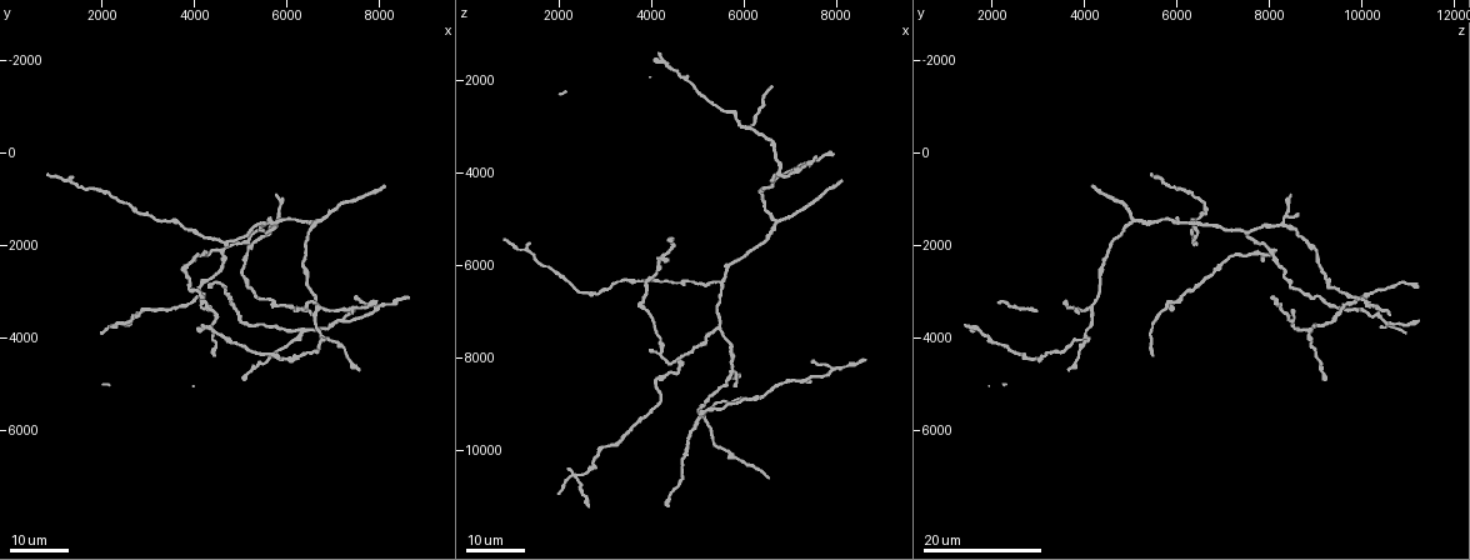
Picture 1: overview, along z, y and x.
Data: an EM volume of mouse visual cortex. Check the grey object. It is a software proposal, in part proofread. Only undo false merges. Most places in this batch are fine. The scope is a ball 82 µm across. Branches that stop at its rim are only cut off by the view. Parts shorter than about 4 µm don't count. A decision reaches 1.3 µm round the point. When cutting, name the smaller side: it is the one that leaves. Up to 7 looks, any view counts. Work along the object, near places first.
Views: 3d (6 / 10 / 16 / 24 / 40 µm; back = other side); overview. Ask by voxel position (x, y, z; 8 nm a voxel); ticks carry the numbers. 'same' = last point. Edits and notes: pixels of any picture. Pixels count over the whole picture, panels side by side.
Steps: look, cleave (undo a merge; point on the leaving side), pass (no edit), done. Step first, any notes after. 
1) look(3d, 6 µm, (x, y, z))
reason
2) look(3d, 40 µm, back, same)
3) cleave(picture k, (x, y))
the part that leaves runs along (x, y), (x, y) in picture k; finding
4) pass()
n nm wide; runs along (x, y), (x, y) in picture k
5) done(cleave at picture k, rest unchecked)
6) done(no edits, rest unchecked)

look(3d, 24 µm, (5750, 1550, 8300))
arms part here

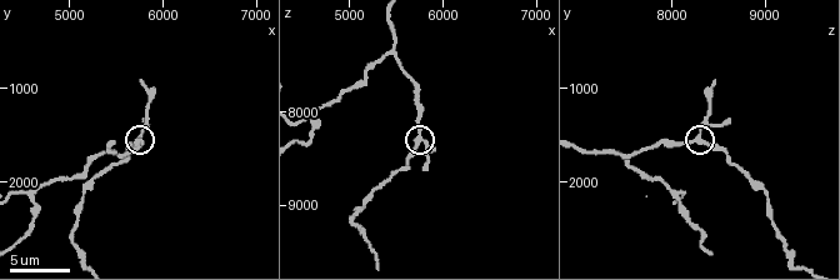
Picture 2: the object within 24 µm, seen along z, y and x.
look(3d, 6 µm, (5700, 1550, 8300))
closer look

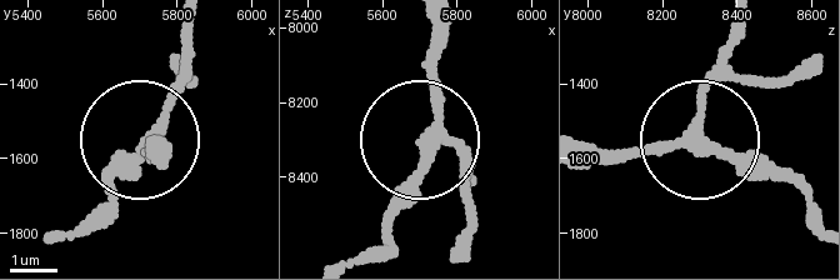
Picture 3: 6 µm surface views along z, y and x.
pass()
3 arms; runs along (150, 146), (186, 44) in picture 3; all the same neuron

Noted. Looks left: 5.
look(3d, 6 µm, (5450, 1700, 7350))
three-way junction

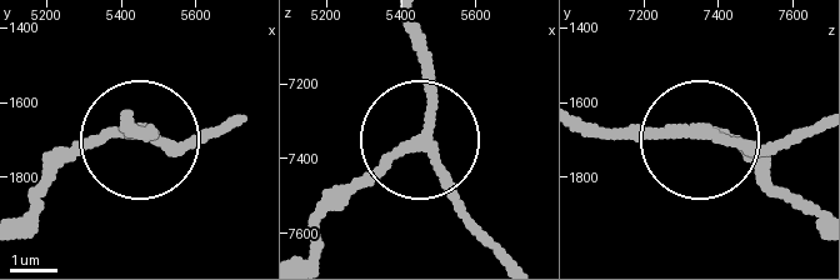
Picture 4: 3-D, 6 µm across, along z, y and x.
look(3d, 6 µm, back, (5440, 1680, 7370))
other side

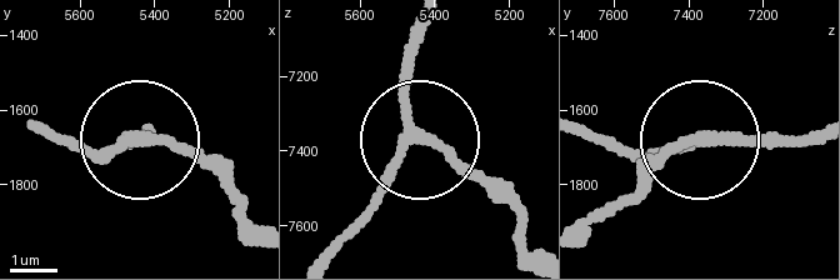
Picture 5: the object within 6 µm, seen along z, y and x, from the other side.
pass()
220 nm wide; runs along (814, 130), (690, 134), (639, 166) in picture 5; continuous, no second neuron

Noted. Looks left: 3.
look(3d, 16 µm, (6350, 3850, 8850))
a fork

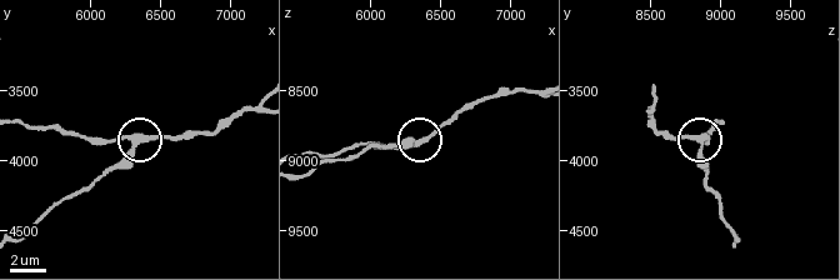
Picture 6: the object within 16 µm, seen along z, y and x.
look(3d, 6 µm, (6300, 3900, 8880))

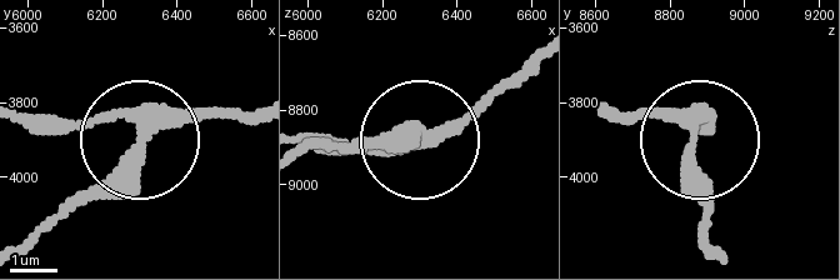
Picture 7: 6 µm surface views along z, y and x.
pass()
side arm 14 µm; 3 arms; one neuron here

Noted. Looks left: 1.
done(no edits, rest unchecked)

